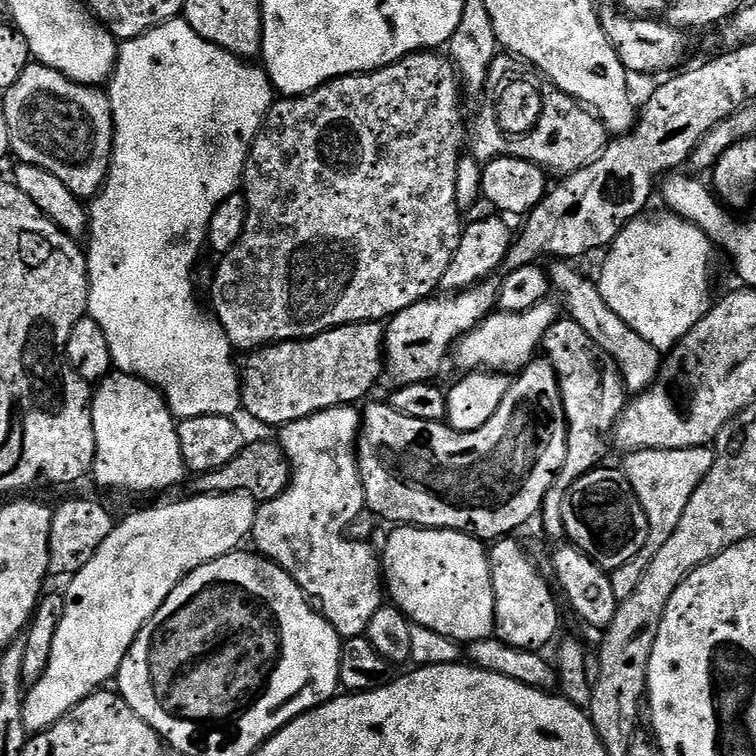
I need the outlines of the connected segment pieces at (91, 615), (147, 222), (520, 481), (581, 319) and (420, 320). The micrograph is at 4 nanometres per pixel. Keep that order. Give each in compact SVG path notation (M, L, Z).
M231 492L225 496L197 496L189 495L189 500L180 500L177 504L160 504L157 508L144 508L141 512L132 512L124 521L117 523L112 529L110 538L106 538L106 542L102 542L102 546L98 546L98 550L90 559L85 562L84 569L77 572L75 576L67 581L68 592L63 593L64 613L62 614L62 622L58 622L58 634L54 634L54 646L50 650L50 662L46 666L46 670L42 674L42 678L37 684L31 685L27 689L24 698L24 709L22 710L22 718L24 724L28 727L29 733L44 732L50 726L54 726L54 722L58 722L65 714L74 706L78 706L78 702L86 699L90 693L103 689L108 679L115 677L119 673L122 662L126 658L126 654L130 650L130 646L138 638L138 634L142 630L142 626L146 622L150 622L152 615L162 606L162 602L166 602L166 598L170 598L173 592L183 580L194 570L198 570L198 566L202 566L206 562L210 562L214 558L222 558L226 554L237 551L241 547L243 540L247 541L252 535L252 527L254 526L254 518L256 517L257 501L250 496L245 496L242 492Z
M183 18L167 20L149 28L137 40L126 40L119 45L116 53L116 68L106 84L110 110L112 111L112 147L108 161L108 176L100 193L91 201L87 209L88 231L86 233L86 255L88 257L88 311L87 315L106 334L106 342L110 346L113 365L129 376L136 376L147 384L152 384L168 401L168 409L172 415L185 420L199 416L231 416L237 415L242 408L240 399L240 373L238 360L235 360L234 349L230 338L226 338L226 330L196 301L196 292L192 289L192 271L196 268L196 259L200 256L200 247L205 247L208 239L210 218L214 218L214 210L226 202L226 198L237 195L241 191L244 178L244 163L252 149L252 143L260 133L264 119L274 103L274 89L268 80L268 73L263 67L251 68L232 52L222 50L210 42L206 42L192 29Z
M547 358L533 359L532 363L520 369L518 375L509 383L506 398L502 398L502 406L494 410L494 418L486 422L486 426L478 426L473 432L455 432L447 423L439 420L423 420L410 418L392 408L391 403L372 404L362 412L360 435L356 442L356 462L360 465L360 481L364 487L364 502L366 508L372 511L381 521L389 520L392 526L415 526L418 528L445 528L455 532L464 532L475 536L481 542L495 542L501 538L516 534L523 524L535 521L544 505L550 486L554 486L556 476L566 462L566 442L568 441L568 423L562 406L560 393L560 378L556 375L554 366Z
M560 258L549 264L552 265L547 265L546 271L551 287L560 291L560 296L568 307L567 315L574 322L578 322L578 326L582 326L582 330L586 330L586 334L590 334L590 338L594 338L594 342L598 342L598 346L606 350L606 354L614 358L620 368L620 377L624 379L625 389L639 394L657 383L656 371L660 368L661 349L646 342L642 334L630 330L630 326L626 326L626 322L622 322L622 318L618 318L618 314L614 314L614 310L606 306L606 298L602 298L599 283L593 277L591 280L590 277L583 276L575 268L575 263Z
M489 278L463 292L420 300L391 317L387 321L384 338L387 375L389 372L397 385L422 384L436 378L432 376L439 374L444 359L447 356L449 359L456 341L473 332L487 316L492 315L499 299L500 285L495 279Z

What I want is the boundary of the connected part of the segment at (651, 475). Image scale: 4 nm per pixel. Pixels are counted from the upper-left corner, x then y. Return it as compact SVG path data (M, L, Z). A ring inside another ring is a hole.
M711 447L683 448L682 450L638 450L627 453L623 457L622 471L624 477L630 482L642 510L646 510L646 522L648 533L646 534L646 546L626 562L626 566L618 566L611 569L610 586L614 586L614 598L617 602L630 598L642 582L642 574L646 574L646 566L654 559L654 554L662 550L662 546L674 534L686 506L690 503L690 497L694 490L710 474L710 466L714 466L715 451Z

